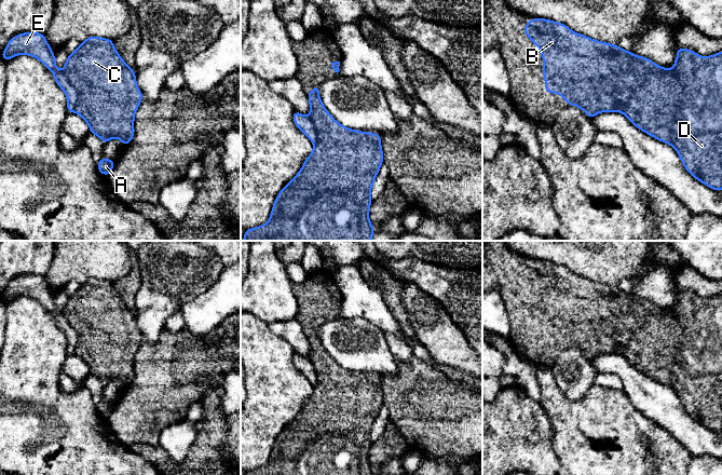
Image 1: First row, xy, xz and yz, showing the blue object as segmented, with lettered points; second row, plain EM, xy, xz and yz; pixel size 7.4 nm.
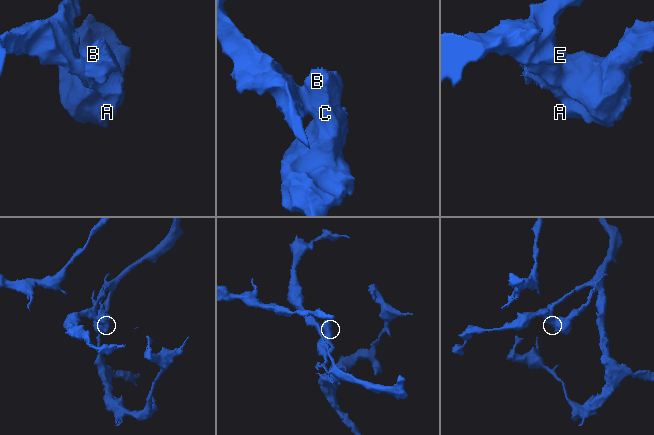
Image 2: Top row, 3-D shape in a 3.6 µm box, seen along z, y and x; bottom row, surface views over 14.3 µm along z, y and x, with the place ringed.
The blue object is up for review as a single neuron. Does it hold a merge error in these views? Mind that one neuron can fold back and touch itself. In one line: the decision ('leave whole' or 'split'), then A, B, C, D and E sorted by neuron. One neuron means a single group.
split | A B C D / E

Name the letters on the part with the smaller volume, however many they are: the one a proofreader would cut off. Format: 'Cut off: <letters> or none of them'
Cut off: A, B, C, D

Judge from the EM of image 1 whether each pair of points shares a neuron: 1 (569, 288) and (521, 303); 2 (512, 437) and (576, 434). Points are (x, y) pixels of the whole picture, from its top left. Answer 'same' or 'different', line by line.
1: same
2: different

